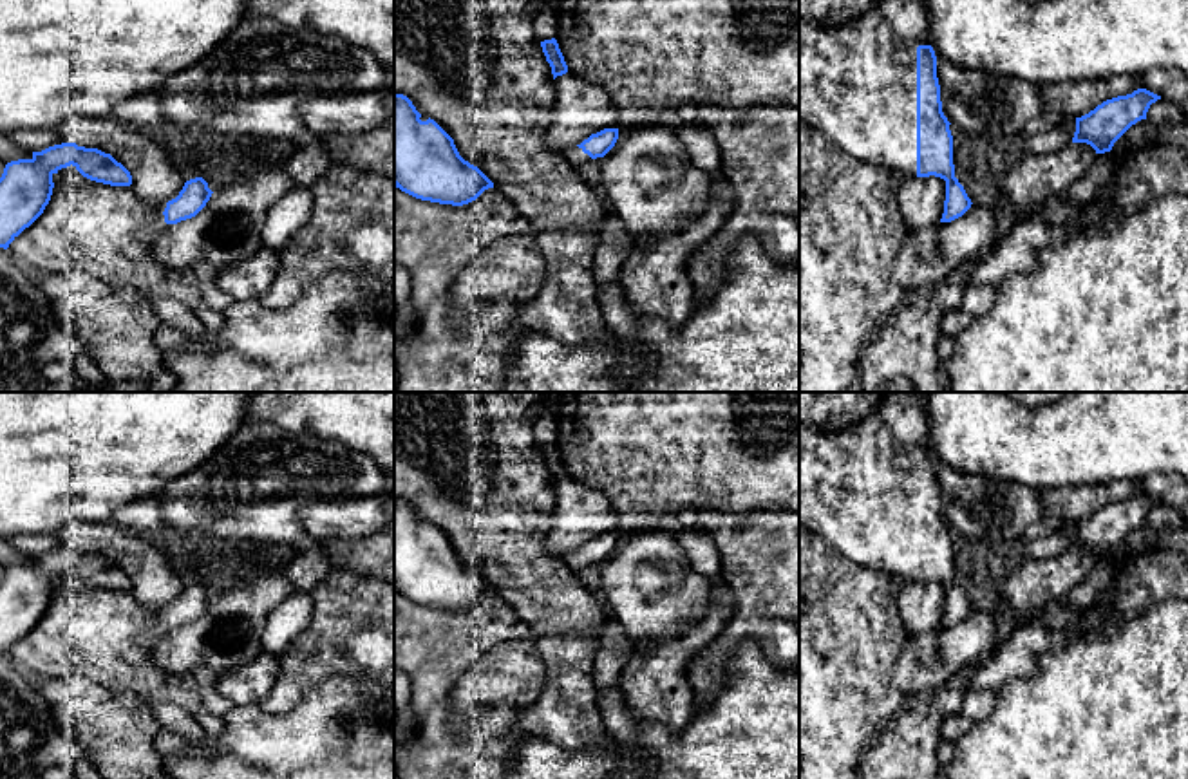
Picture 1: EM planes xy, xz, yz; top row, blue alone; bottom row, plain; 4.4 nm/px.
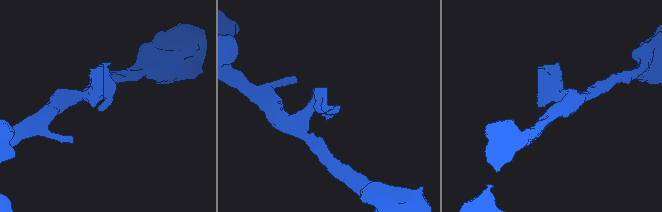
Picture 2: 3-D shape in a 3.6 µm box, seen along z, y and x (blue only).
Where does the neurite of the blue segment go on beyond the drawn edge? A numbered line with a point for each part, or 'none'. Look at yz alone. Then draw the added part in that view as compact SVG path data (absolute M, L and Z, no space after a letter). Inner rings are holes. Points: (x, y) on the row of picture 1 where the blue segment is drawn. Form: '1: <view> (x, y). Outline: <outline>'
1: yz (858, 84). Outline: M879 0L834 29L799 22L799 121L857 161L917 177L919 45L929 45L924 0Z

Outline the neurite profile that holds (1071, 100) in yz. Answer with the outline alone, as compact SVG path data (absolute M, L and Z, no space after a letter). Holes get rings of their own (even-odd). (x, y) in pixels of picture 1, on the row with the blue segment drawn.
M1114 76L1110 80L1085 80L1040 85L1042 112L1076 119L1107 99L1143 89L1137 76Z

